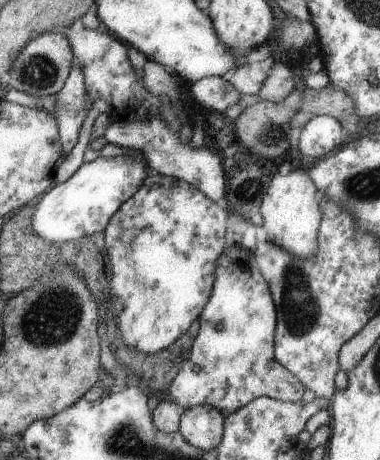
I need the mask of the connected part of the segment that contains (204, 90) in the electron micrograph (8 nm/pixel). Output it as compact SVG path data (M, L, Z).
M221 77L201 78L192 85L189 92L200 108L220 114L224 114L228 106L238 103L242 95L232 83L222 80Z

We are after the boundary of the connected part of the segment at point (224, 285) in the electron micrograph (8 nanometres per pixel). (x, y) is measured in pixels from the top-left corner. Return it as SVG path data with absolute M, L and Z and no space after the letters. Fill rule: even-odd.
M236 244L219 256L211 298L200 313L200 329L191 357L172 381L166 396L184 410L210 405L225 418L255 398L270 397L297 403L302 400L303 382L274 356L276 305L268 283L257 265L256 254Z

